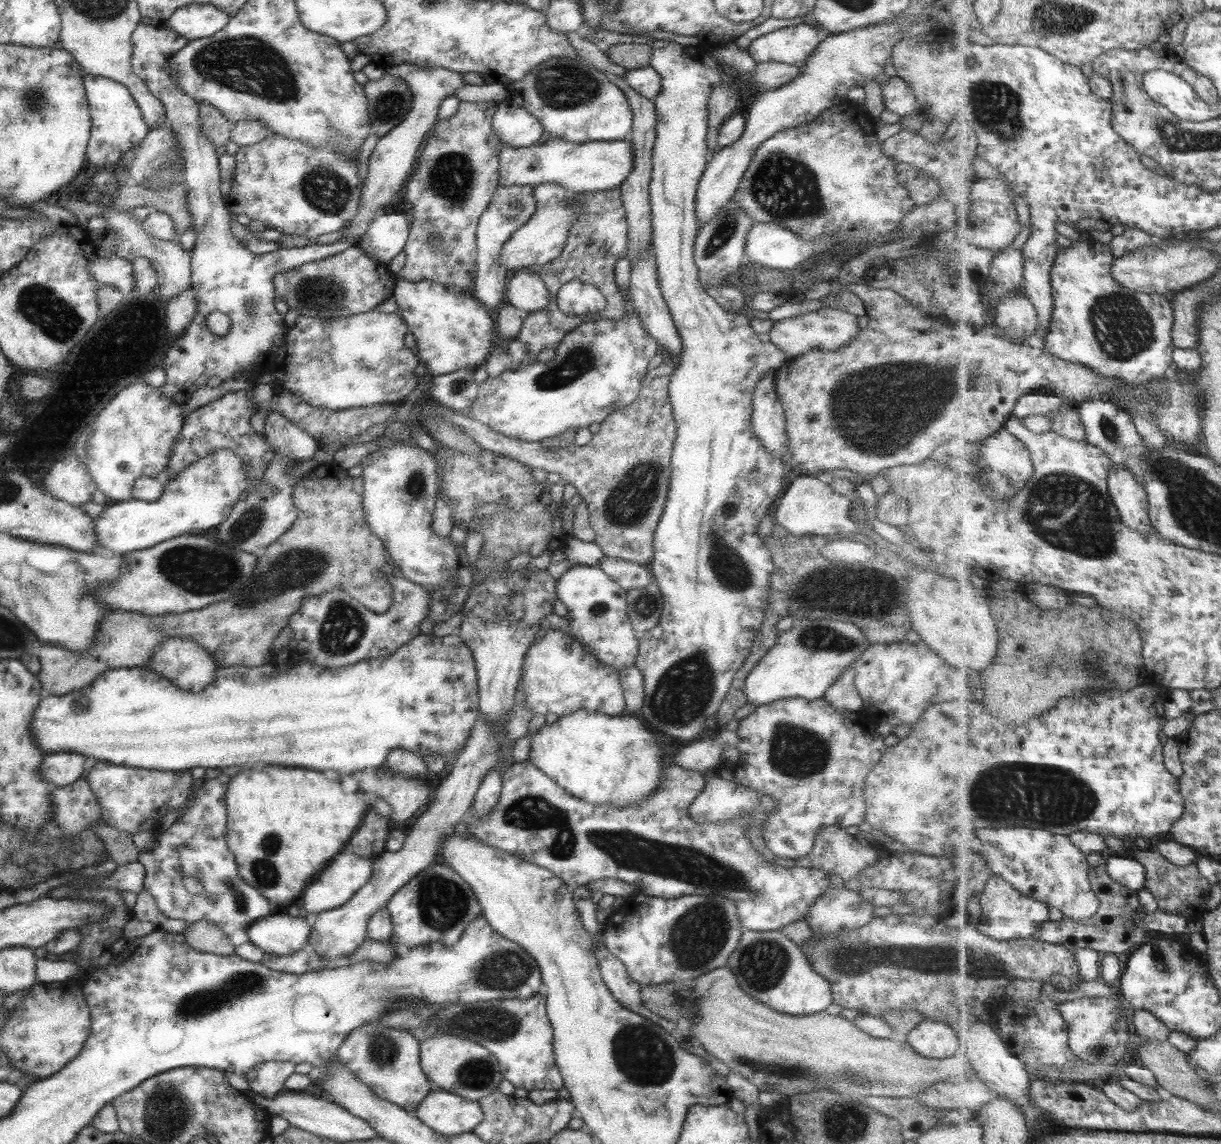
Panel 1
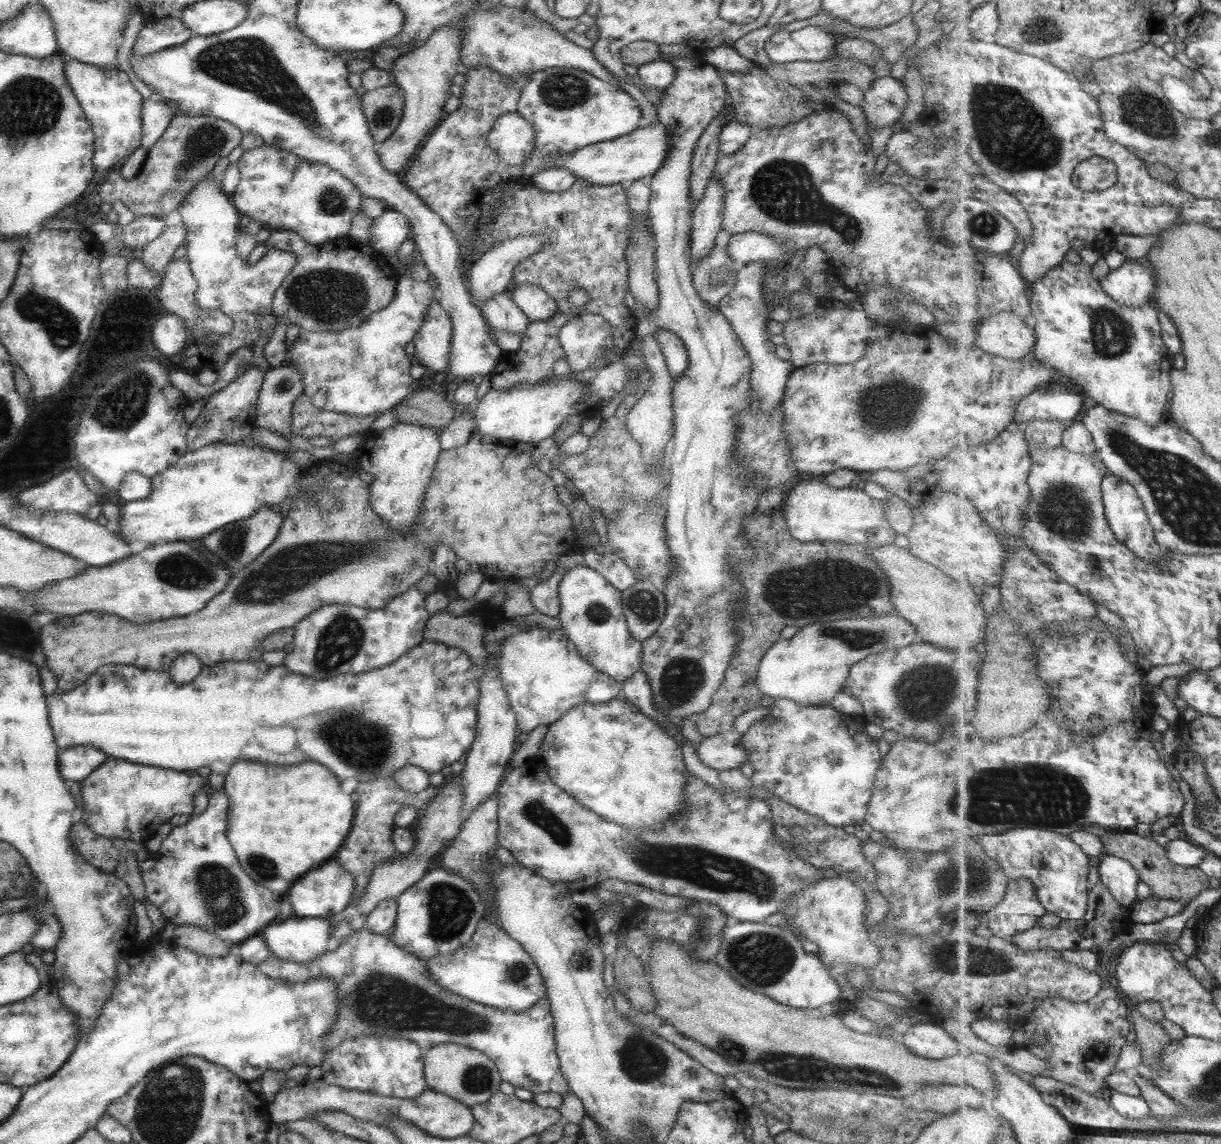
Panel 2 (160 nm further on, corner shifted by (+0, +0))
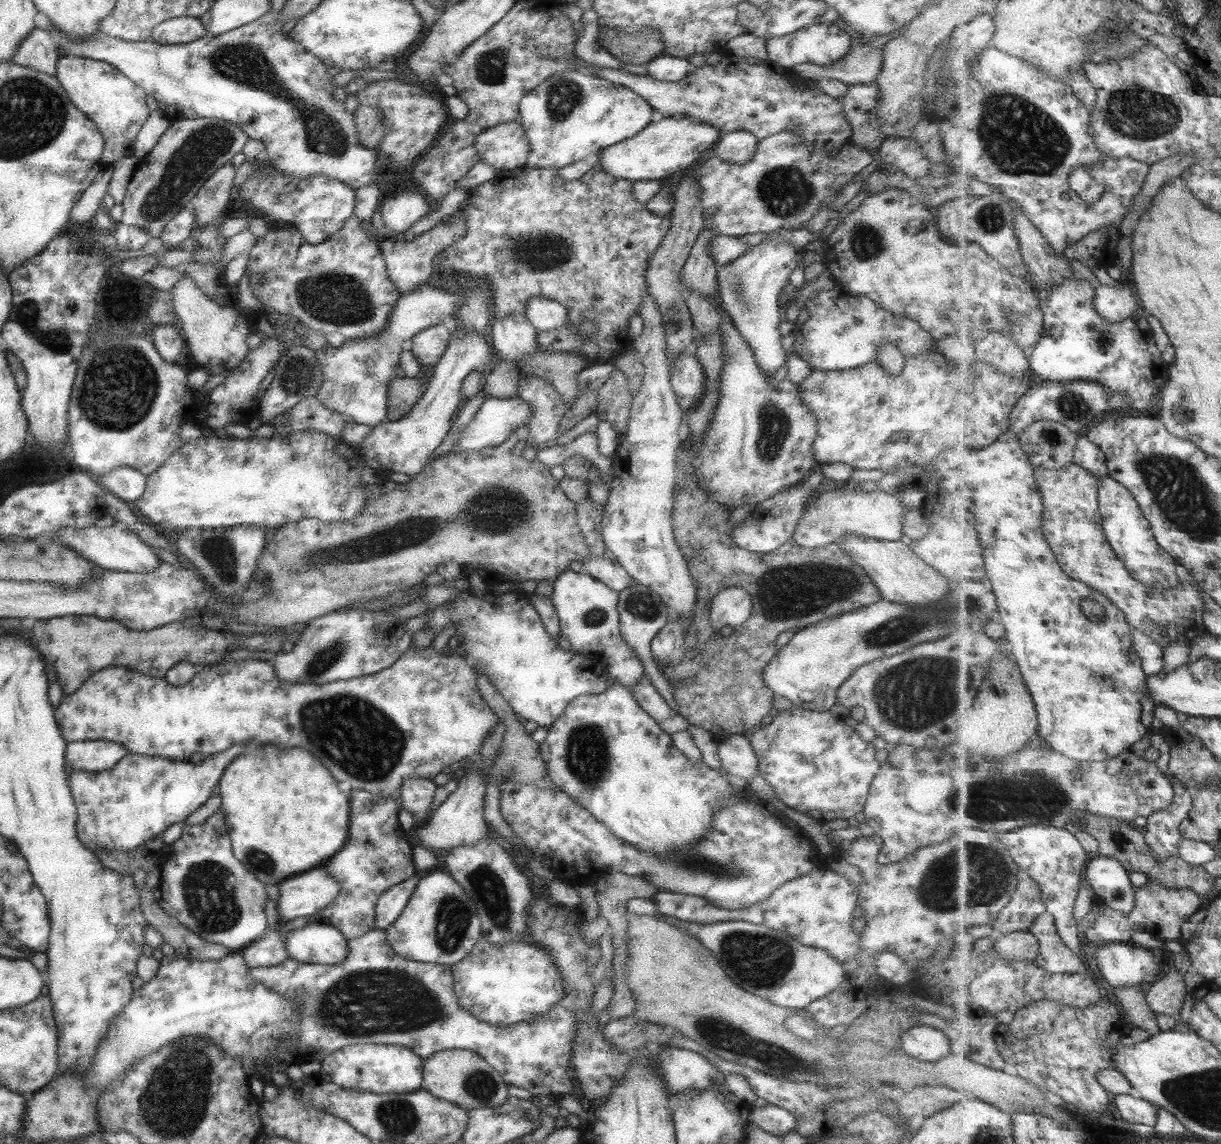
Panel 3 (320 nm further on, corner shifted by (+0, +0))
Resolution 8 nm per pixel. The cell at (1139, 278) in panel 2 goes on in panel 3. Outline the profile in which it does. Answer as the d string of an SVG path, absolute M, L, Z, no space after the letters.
M1124 278L1121 285L1120 289L1100 284L1096 287L1097 297L1094 298L1094 306L1097 306L1098 313L1102 314L1107 322L1123 322L1142 311L1141 305L1135 300L1133 288L1127 286Z

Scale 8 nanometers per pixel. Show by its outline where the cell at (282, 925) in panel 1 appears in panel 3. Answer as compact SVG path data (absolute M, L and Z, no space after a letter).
M310 922L284 936L285 950L297 962L331 965L341 962L347 954L347 939L333 926Z

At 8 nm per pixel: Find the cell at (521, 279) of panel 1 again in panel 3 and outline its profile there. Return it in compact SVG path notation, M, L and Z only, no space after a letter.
M542 296L528 298L523 315L537 334L553 332L568 324L566 308Z

